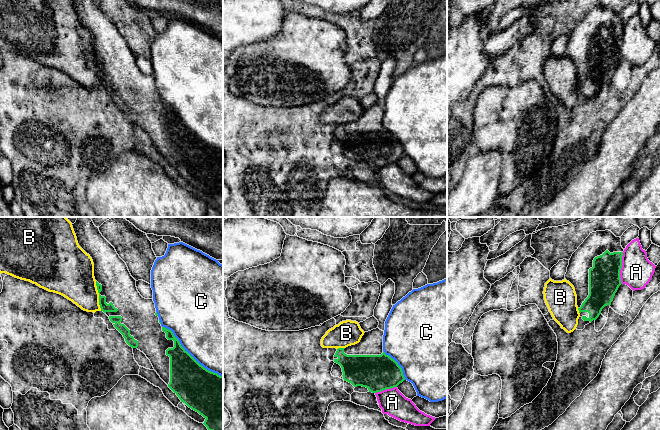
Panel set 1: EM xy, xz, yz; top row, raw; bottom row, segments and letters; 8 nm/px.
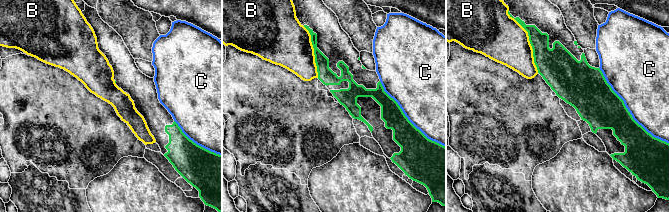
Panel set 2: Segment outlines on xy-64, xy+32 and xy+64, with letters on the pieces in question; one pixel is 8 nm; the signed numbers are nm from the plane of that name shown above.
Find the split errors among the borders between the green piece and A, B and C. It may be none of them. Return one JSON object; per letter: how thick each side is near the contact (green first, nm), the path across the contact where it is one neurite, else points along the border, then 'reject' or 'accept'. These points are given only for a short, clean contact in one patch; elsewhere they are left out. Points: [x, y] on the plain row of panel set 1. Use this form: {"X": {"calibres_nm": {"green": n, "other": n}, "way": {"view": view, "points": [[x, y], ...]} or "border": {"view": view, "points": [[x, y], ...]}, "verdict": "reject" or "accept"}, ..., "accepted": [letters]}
{"A": {"calibres_nm": {"green": 260, "other": 260}, "verdict": "reject"}, "B": {"calibres_nm": {"green": 70, "other": 320}, "verdict": "reject"}, "C": {"calibres_nm": {"green": 320, "other": 500}, "verdict": "reject"}, "accepted": []}

